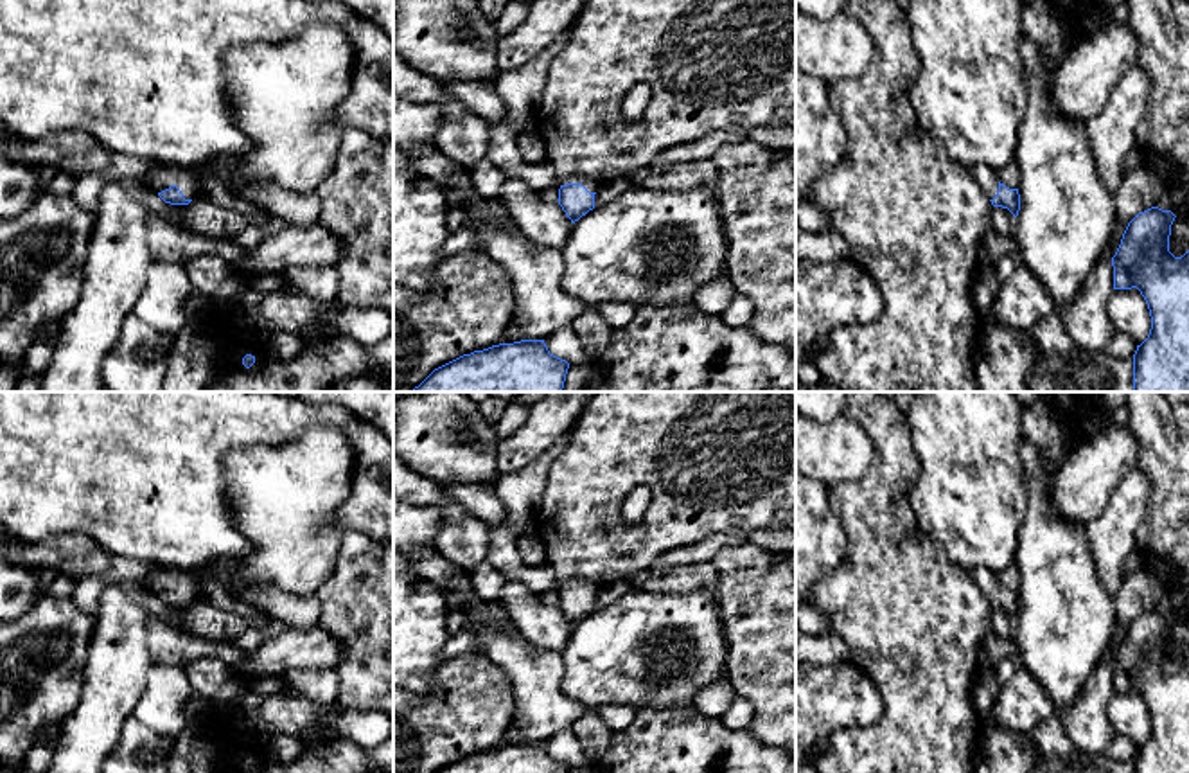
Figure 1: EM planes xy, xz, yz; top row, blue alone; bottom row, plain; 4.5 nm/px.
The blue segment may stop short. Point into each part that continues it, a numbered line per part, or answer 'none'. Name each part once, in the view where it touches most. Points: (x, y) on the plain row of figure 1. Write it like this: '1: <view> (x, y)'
1: xy (158, 579)

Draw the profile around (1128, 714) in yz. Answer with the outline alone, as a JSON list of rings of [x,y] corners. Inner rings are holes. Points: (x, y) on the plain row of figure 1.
[[[1137,690],[1114,692],[1106,714],[1117,735],[1128,737],[1137,748],[1148,741],[1151,719]]]

